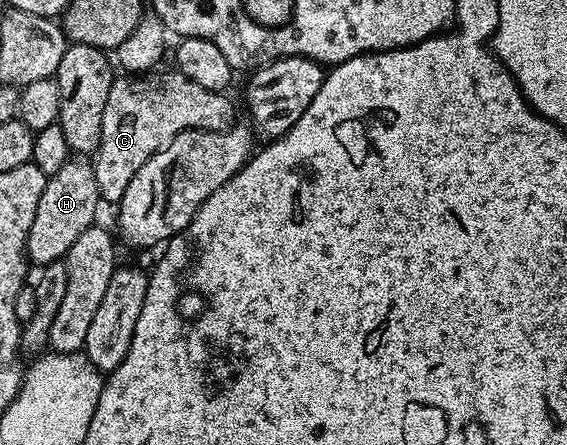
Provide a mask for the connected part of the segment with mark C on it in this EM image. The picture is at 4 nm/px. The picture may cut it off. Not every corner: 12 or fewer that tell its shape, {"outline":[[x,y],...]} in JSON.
{"outline":[[179,69],[112,79],[94,153],[120,203],[183,130],[227,130],[227,93]]}

